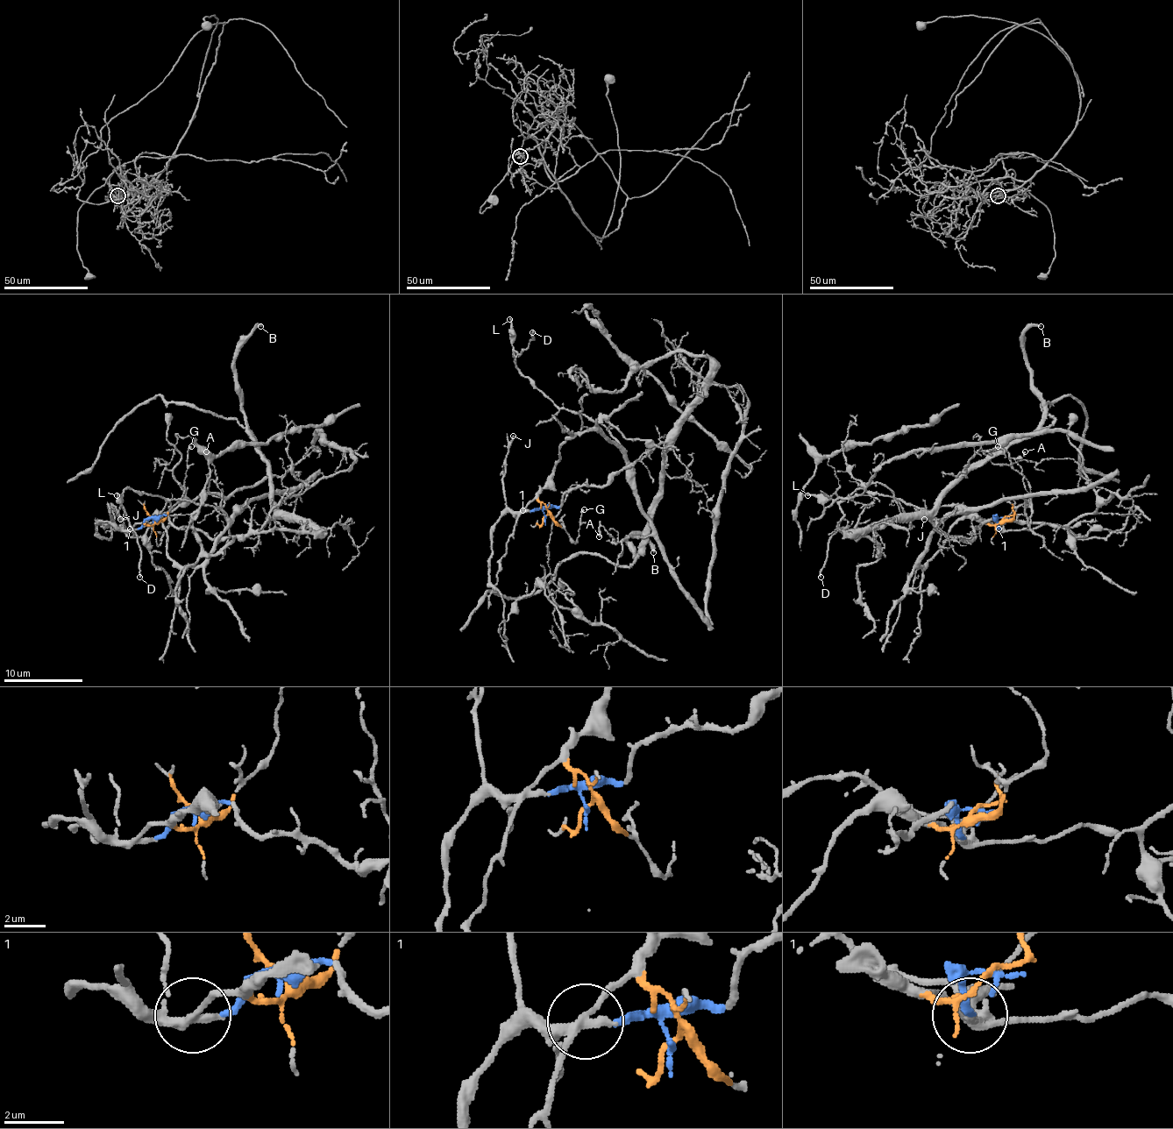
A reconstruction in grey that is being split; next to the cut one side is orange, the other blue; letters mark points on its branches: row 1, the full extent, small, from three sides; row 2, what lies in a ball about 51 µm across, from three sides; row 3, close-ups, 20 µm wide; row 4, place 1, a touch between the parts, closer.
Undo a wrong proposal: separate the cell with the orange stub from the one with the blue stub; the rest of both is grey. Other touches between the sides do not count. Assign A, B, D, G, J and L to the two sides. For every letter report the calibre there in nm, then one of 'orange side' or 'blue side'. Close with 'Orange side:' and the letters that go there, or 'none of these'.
A: 150 nm thick; orange side
B: 280 nm thick; blue side
D: 160 nm thick; orange side
G: 170 nm thick; orange side
J: 160 nm thick; blue side
L: 200 nm thick; orange side
Orange side: A, D, G, L

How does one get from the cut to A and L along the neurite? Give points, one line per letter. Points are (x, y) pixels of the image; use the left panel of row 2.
A: (152, 518), (166, 528), (166, 551), (199, 565), (260, 499), (229, 522), (207, 451)
L: (152, 518), (181, 565), (199, 565), (226, 524), (207, 504), (117, 494)

